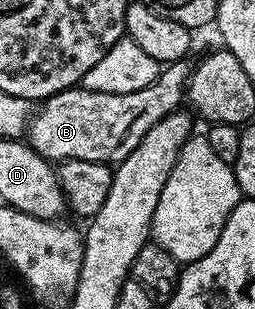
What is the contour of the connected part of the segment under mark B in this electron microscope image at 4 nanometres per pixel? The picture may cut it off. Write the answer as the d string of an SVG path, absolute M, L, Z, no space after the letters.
M184 59L164 64L157 79L141 91L102 93L76 87L48 97L34 110L25 134L26 144L52 163L69 159L89 159L104 163L124 161L145 139L149 127L161 123L184 104L187 83L191 80L192 62Z

